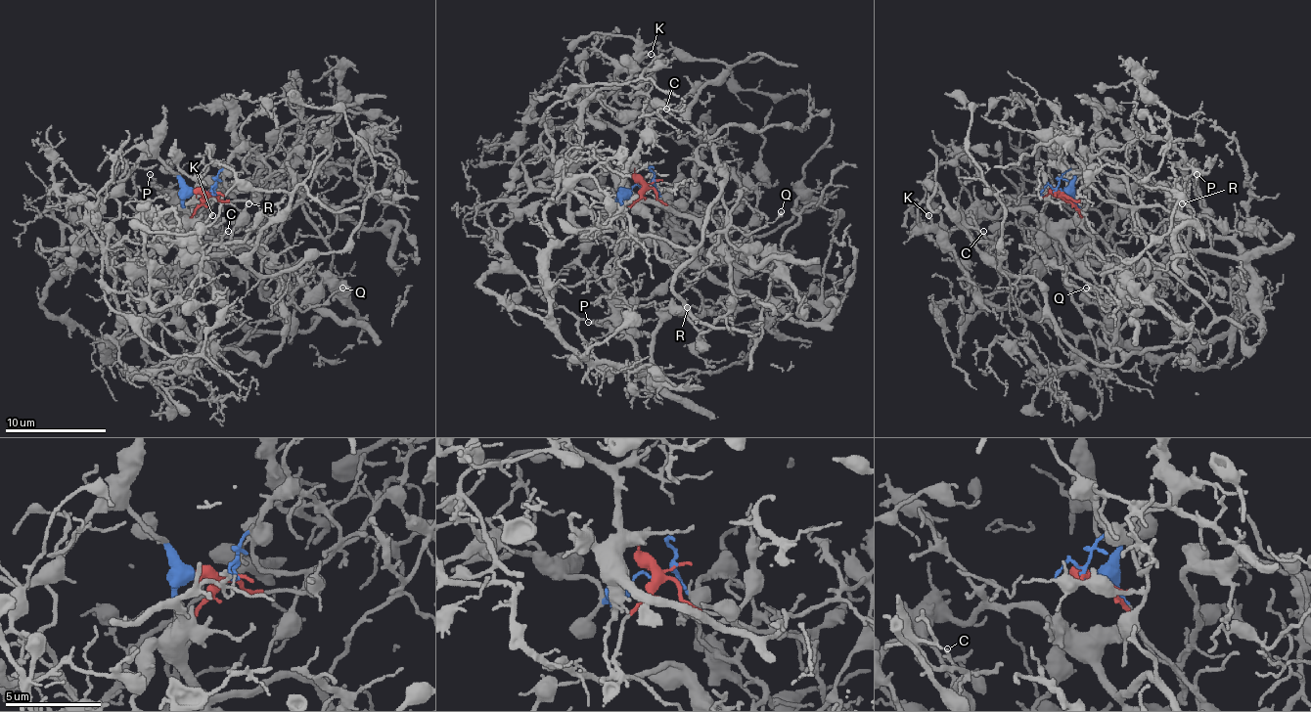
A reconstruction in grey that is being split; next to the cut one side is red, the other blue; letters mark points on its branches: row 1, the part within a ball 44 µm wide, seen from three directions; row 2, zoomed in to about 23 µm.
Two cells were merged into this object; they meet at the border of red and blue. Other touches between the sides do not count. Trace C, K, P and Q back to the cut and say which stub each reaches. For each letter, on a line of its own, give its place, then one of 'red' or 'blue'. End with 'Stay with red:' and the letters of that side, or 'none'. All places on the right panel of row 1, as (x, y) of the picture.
C: (983, 231) | blue
K: (928, 215) | blue
P: (1197, 174) | red
Q: (1086, 288) | blue
Stay with red: P

